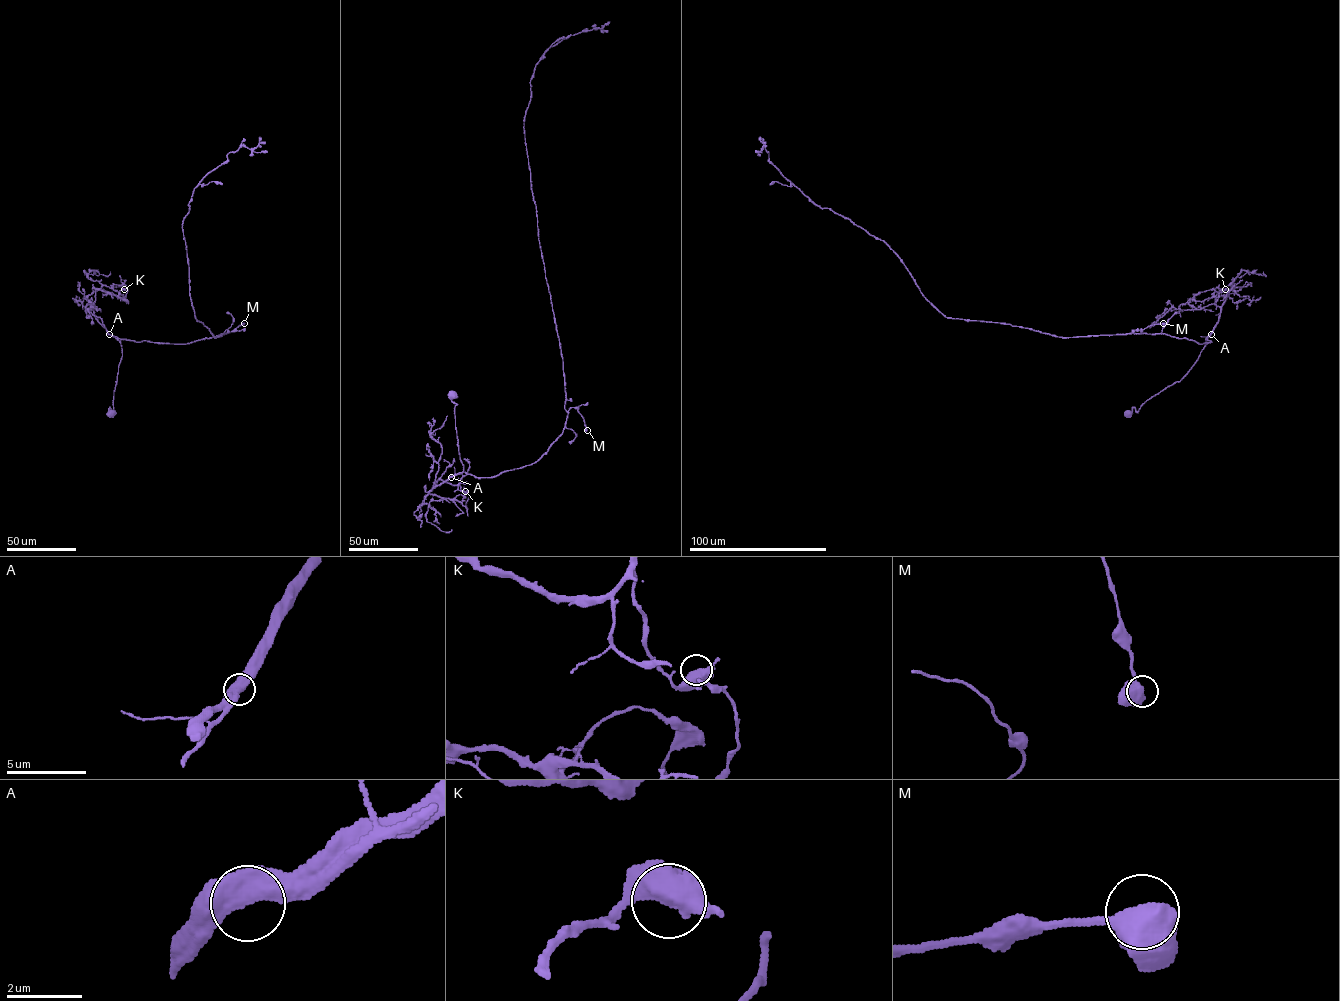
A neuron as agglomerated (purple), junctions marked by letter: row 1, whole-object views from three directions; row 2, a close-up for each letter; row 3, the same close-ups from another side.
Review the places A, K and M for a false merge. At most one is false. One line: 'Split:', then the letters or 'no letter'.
Split: no letter

